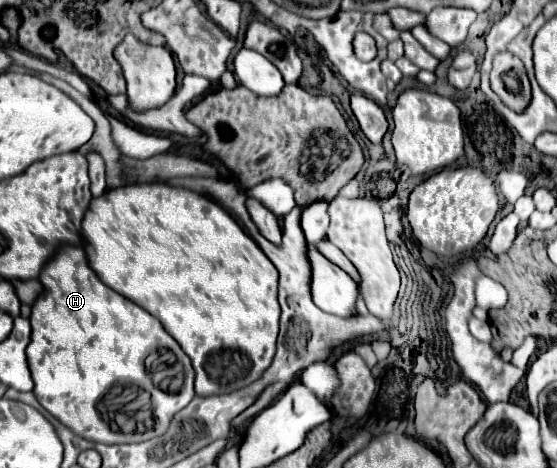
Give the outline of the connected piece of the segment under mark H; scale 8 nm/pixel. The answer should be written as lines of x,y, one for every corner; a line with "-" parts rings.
58,247
58,255
54,255
54,259
50,259
50,263
46,263
46,267
42,267
42,275
38,277
42,283
42,293
36,299
36,303
32,305
32,337
30,337
30,345
26,349
28,355
28,365
32,371
32,379
34,379
34,395
40,401
40,405
52,413
62,425
66,425
68,429
72,429
76,435
96,441
96,443
106,443
106,445
114,445
114,443
140,443
152,437
162,435
172,417
182,411
192,399
194,399
194,369
190,365
190,359
186,357
186,353
180,349
180,345
166,333
166,329
160,325
160,321
156,317
152,317
148,311
144,311
142,307
138,307
134,301
126,299
124,295
116,293
114,289
110,289
108,285
104,285
98,275
92,271
92,267
88,265
88,257
84,253
84,247

